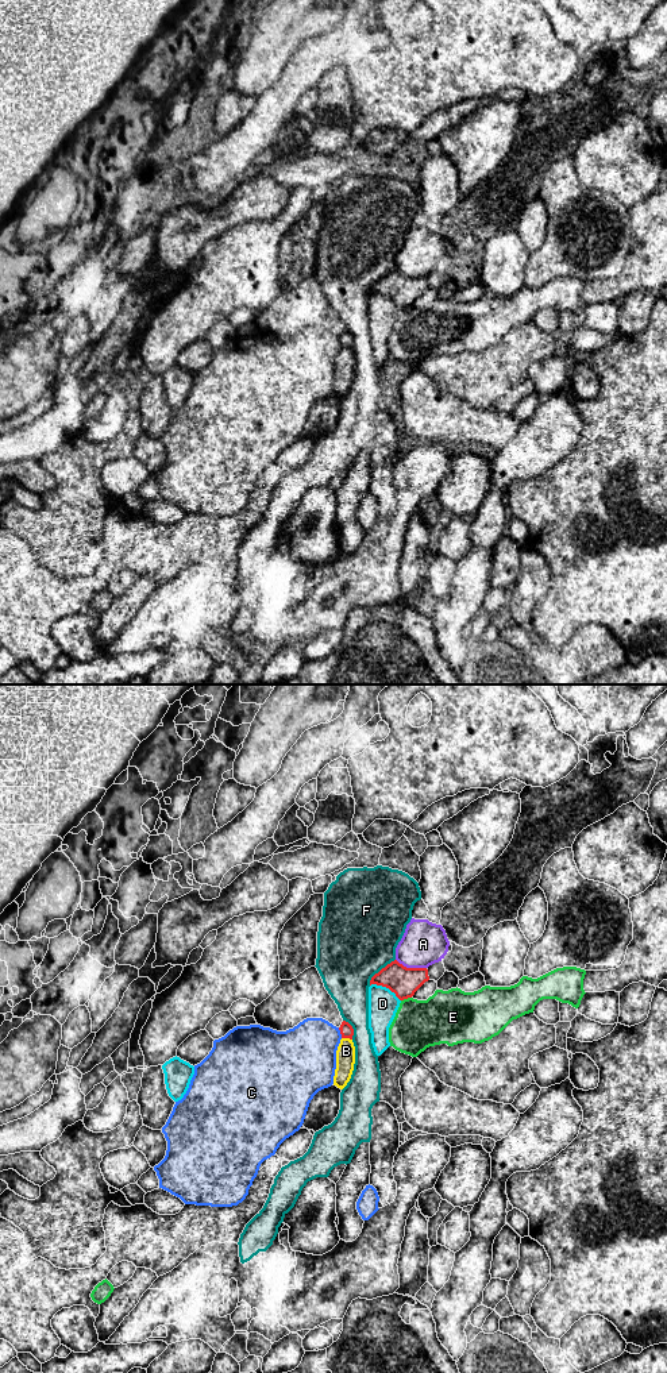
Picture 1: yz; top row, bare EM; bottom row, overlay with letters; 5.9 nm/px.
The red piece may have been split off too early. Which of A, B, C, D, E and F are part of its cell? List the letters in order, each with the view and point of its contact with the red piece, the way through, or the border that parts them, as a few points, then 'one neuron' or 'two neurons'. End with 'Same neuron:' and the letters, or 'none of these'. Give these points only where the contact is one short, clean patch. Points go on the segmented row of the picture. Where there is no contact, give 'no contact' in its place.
A: meets red in yz at (411, 968); two neurons
B: meets red in yz at (347, 1037); two neurons
C: meets red in yz at (340, 1033); two neurons
D: meets red in yz at (386, 987); two neurons
E: meets red in yz at (405, 998); two neurons
F: meets red in yz at (381, 970); two neurons
Same neuron: none of these

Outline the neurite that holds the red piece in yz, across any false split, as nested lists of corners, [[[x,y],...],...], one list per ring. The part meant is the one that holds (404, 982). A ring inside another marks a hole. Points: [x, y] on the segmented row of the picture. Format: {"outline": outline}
{"outline": [[[397,960],[375,973],[371,984],[389,988],[400,1000],[412,998],[415,992],[429,980],[427,968],[406,968]]]}

